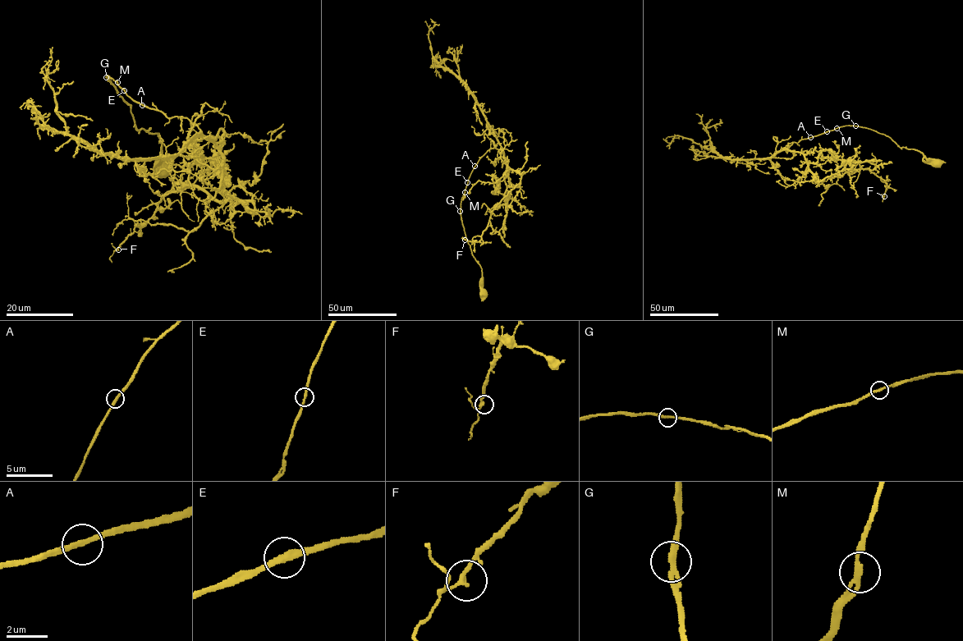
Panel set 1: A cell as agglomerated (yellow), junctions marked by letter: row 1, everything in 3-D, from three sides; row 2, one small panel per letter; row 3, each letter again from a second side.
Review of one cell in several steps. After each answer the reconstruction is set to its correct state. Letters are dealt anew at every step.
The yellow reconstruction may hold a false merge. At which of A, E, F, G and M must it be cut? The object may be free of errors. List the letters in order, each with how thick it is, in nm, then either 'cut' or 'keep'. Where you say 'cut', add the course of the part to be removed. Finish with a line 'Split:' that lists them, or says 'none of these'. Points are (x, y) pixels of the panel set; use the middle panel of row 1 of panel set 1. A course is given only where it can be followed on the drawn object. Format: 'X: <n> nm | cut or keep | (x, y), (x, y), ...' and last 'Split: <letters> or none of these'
A: 240 nm | keep
E: 240 nm | keep
F: 200 nm | keep
G: 240 nm | keep
M: 200 nm | keep
Split: none of these

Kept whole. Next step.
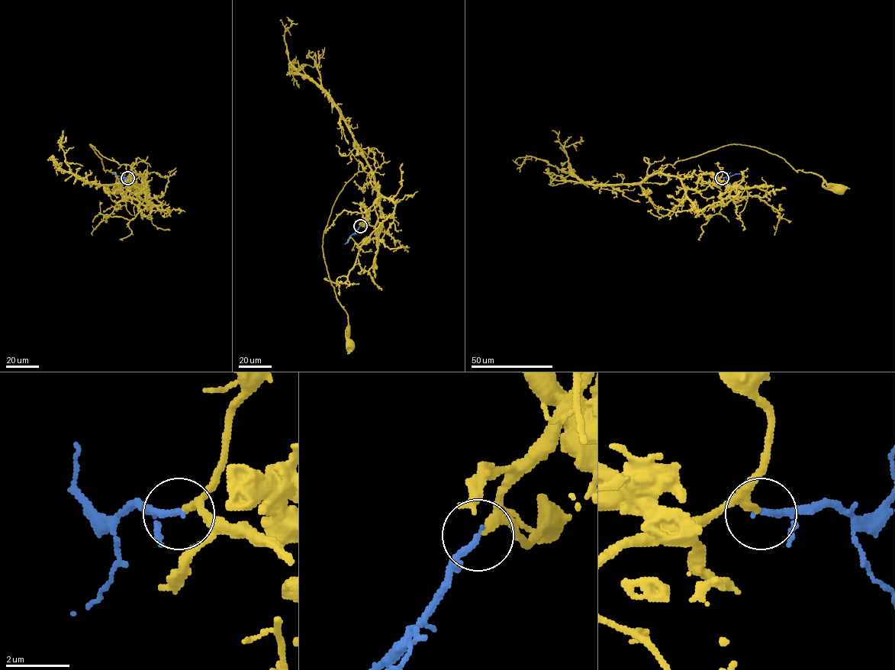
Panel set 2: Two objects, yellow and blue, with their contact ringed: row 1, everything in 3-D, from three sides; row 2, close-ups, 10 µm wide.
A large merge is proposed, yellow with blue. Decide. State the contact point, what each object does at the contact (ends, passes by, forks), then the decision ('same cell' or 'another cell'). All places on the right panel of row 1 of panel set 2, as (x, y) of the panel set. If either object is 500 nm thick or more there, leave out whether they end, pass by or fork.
(722, 178) | yellow passes by | blue ends | same cell

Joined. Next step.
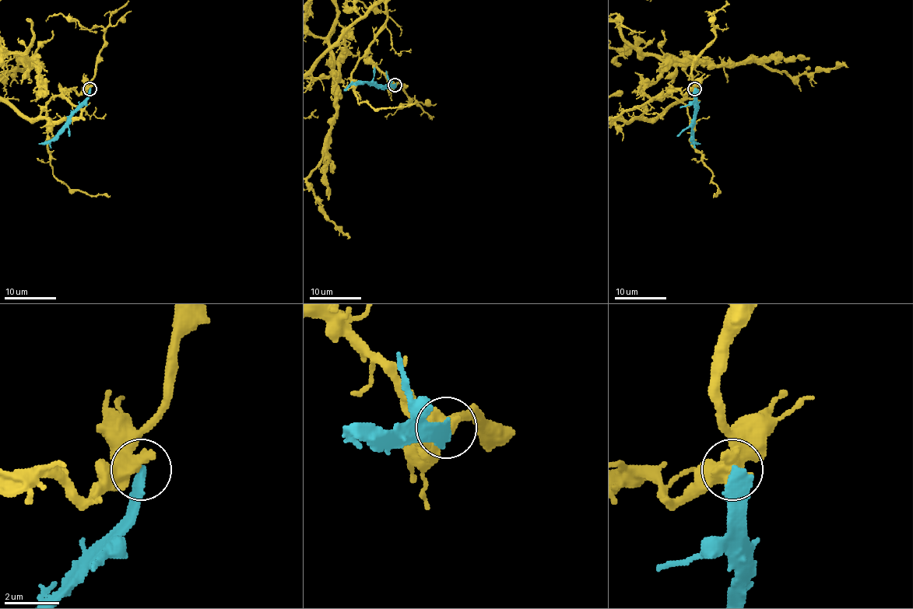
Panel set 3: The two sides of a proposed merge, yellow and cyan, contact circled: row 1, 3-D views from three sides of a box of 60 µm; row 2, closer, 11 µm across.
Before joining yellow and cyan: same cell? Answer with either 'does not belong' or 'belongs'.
does not belong

